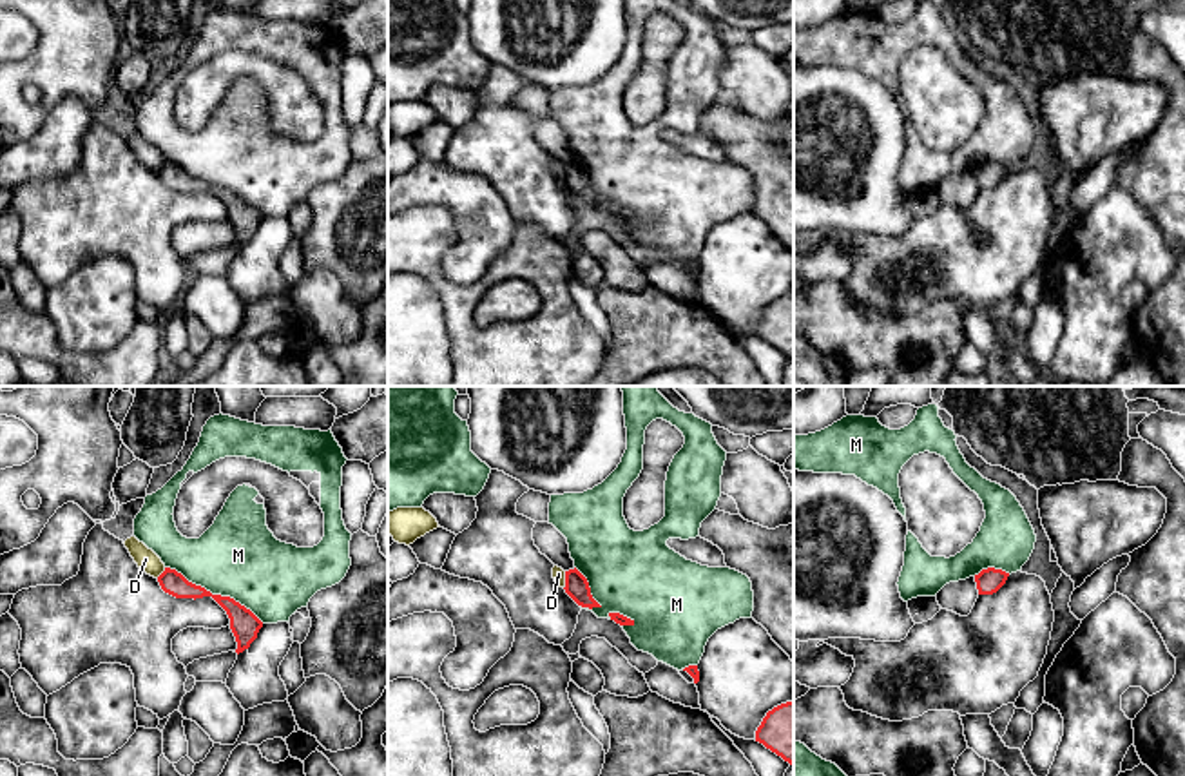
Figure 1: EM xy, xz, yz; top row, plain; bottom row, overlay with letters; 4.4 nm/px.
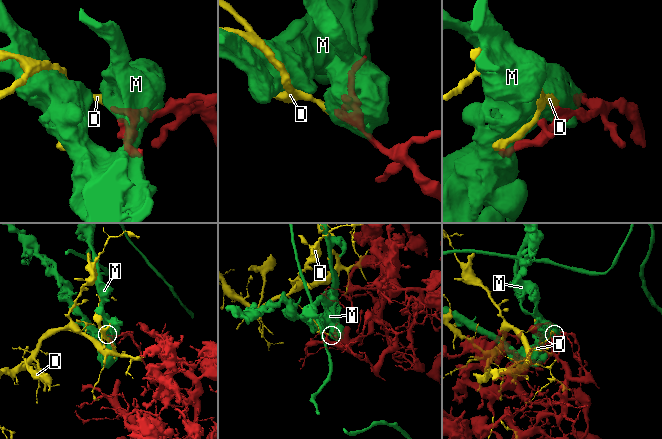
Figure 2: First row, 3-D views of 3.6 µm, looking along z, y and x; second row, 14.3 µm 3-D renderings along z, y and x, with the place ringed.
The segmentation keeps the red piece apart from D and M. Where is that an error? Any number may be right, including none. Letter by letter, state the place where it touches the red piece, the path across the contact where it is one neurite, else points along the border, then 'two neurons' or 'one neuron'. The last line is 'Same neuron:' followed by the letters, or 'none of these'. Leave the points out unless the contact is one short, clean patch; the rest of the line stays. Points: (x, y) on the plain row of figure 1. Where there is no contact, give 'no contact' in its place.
D: xz (566, 174) | along xz (566, 165), (564, 182) | two neurons
M: xy (214, 189) | two neurons
Same neuron: none of these

